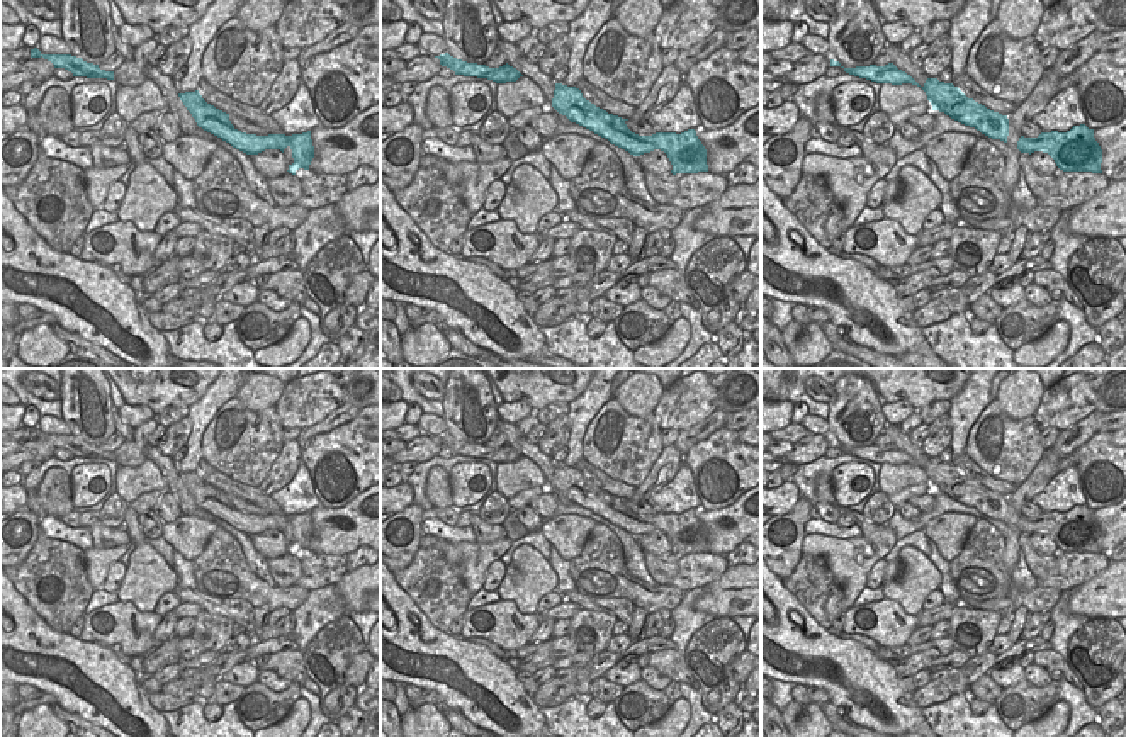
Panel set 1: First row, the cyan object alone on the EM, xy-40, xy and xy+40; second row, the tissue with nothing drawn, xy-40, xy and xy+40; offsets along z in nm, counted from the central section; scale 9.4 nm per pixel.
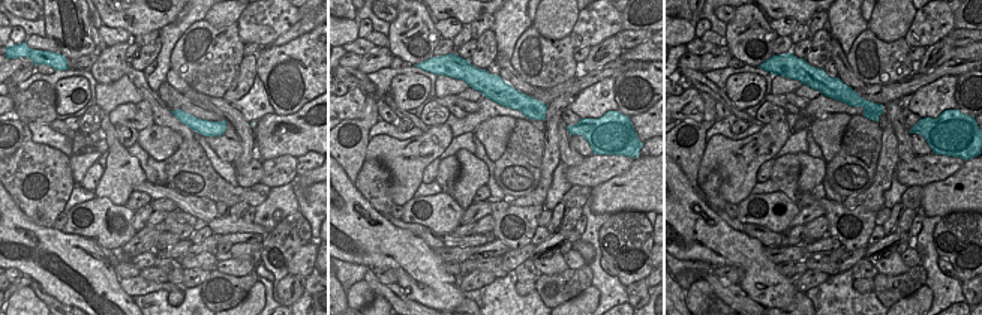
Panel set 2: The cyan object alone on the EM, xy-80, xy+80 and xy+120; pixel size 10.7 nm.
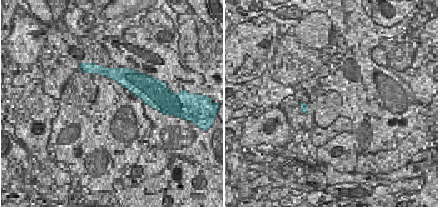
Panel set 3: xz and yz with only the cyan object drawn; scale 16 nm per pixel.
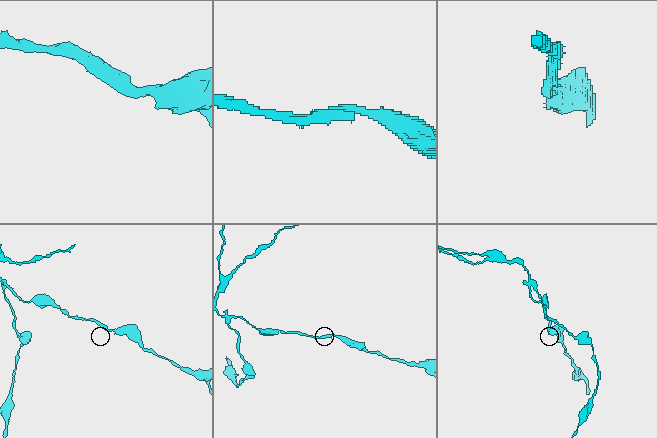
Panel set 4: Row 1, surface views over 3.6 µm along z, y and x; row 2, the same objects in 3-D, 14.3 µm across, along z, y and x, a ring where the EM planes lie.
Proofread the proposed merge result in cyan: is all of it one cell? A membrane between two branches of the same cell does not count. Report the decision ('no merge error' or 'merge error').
no merge error

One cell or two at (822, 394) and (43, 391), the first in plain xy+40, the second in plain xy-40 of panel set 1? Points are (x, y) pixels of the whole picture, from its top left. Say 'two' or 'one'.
one

